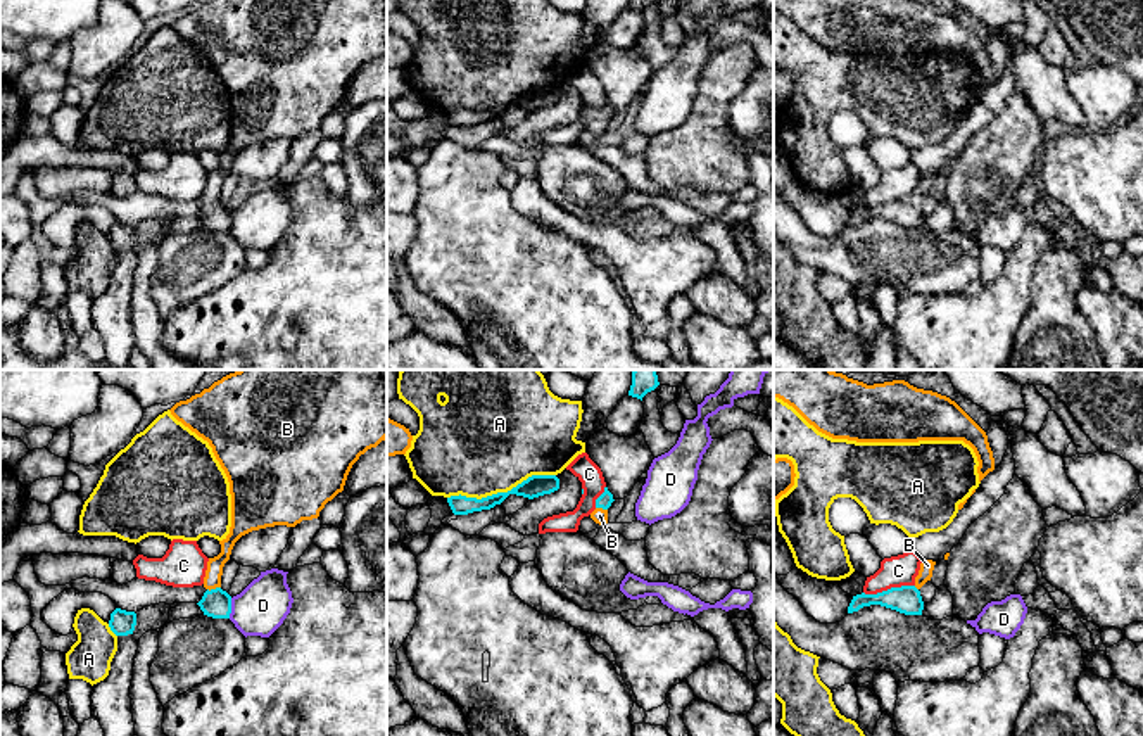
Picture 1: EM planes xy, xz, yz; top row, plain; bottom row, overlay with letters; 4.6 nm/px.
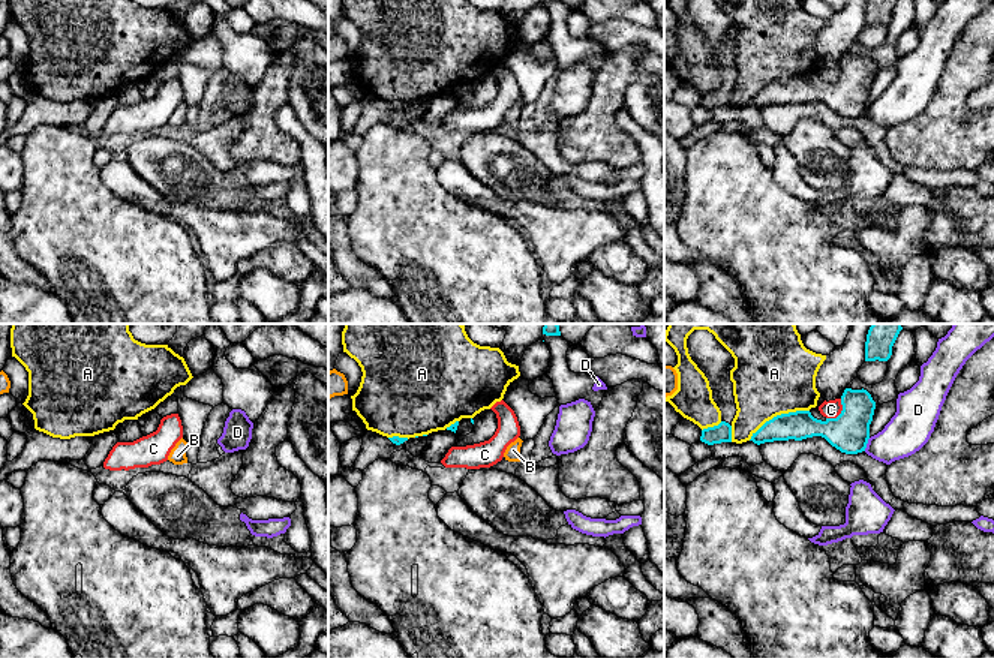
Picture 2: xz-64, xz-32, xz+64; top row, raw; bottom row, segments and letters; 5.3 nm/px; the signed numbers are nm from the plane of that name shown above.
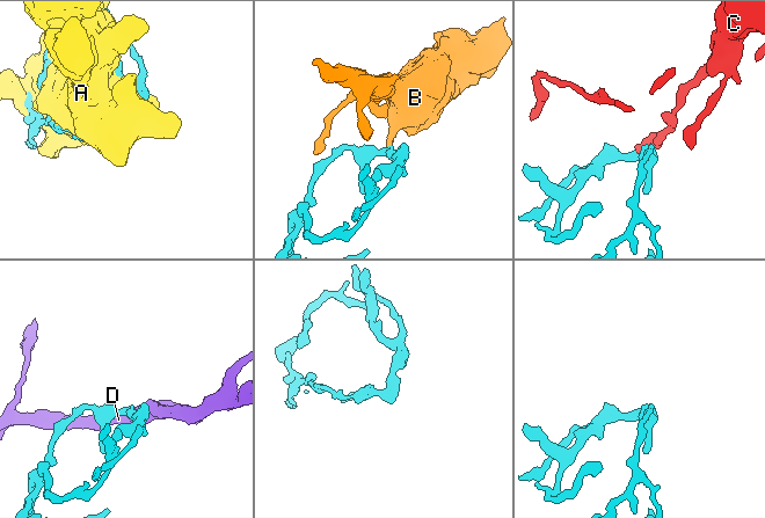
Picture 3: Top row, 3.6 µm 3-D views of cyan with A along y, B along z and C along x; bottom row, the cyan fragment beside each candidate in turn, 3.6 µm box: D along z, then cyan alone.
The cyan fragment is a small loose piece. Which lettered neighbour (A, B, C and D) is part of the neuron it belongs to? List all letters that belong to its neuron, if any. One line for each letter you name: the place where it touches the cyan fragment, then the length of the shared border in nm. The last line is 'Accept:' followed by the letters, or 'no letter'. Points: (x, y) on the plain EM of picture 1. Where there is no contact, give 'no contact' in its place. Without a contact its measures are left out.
B: contact xy (213, 203); length 70 nm
Accept: B

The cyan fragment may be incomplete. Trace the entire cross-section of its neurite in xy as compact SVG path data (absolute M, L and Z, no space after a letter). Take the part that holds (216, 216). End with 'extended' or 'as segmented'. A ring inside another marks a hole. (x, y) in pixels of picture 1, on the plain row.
M209 0L176 16L169 24L209 55L230 95L230 147L219 154L221 166L207 174L204 190L207 204L197 216L204 228L212 232L230 232L231 226L231 209L221 202L221 188L235 155L252 143L295 140L302 133L318 131L325 117L344 104L359 69L387 52L387 0Z; extended

